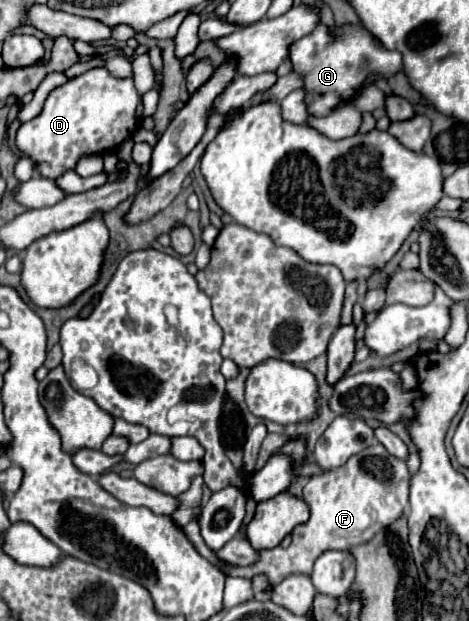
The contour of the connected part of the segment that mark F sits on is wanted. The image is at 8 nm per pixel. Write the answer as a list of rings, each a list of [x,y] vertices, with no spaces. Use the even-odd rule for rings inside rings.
[[[370,445],[358,455],[352,455],[340,469],[310,477],[302,489],[302,499],[310,509],[310,517],[306,523],[294,527],[294,537],[288,549],[280,545],[274,549],[262,549],[258,559],[246,567],[222,563],[224,573],[244,579],[252,579],[262,573],[268,577],[272,587],[292,573],[310,575],[314,561],[324,551],[350,549],[352,545],[370,541],[380,529],[396,521],[408,505],[408,485],[410,473],[406,463],[388,455],[384,445]]]

